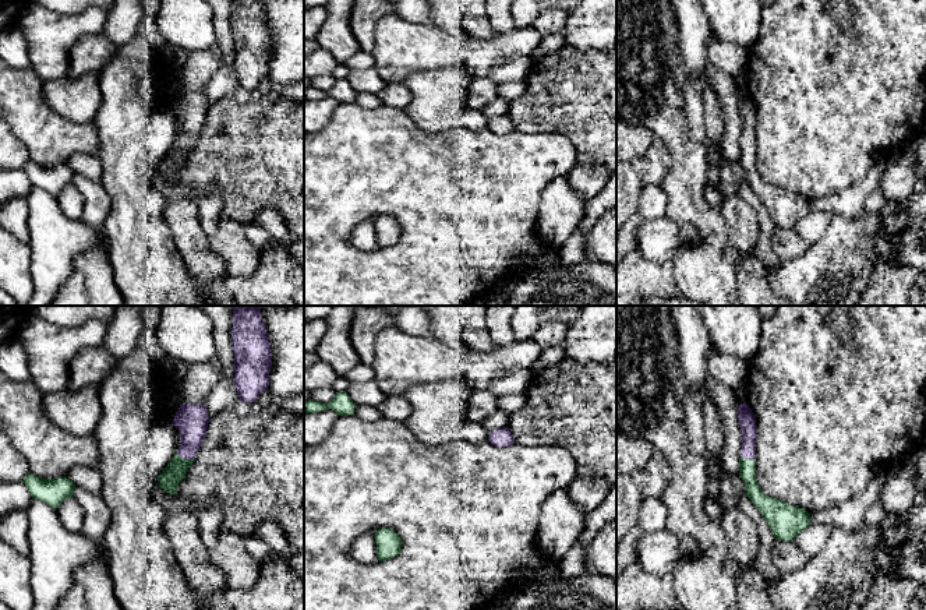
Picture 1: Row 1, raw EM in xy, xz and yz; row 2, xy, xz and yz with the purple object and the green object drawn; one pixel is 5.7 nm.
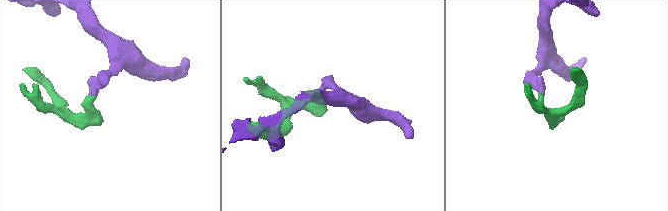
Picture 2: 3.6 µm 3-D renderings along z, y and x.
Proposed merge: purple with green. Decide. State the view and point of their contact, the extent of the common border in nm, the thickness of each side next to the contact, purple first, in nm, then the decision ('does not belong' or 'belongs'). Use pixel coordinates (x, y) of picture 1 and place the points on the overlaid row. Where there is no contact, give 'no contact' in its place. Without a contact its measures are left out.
meets purple in xy at (186, 458); contact 120 nm long; 190 nm thick on the purple side, 120 nm on the other; belongs

